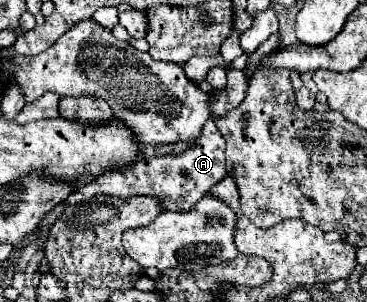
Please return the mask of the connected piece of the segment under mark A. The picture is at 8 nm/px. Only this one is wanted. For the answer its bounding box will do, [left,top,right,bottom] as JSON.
[40,118,226,246]

